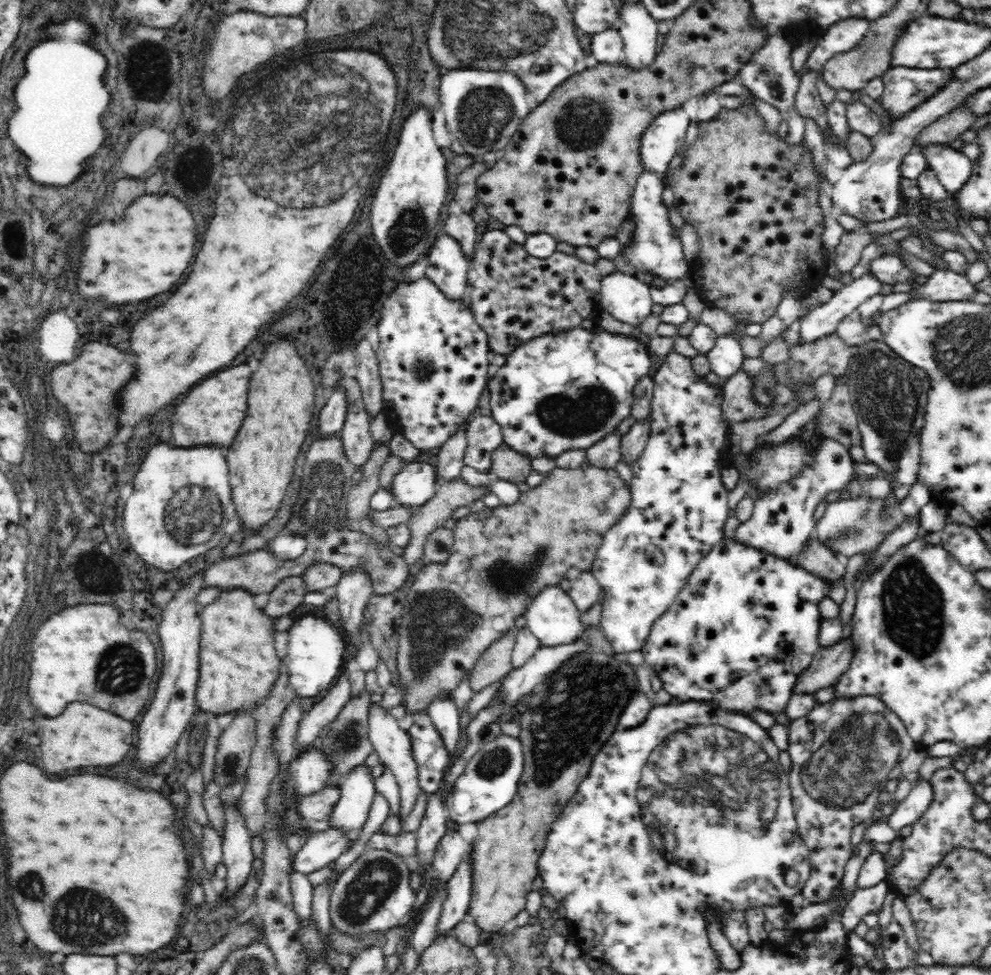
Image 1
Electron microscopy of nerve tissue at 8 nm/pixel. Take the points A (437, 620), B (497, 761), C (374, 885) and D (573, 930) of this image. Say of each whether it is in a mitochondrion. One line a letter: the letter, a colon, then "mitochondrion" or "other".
A: mitochondrion
B: mitochondrion
C: mitochondrion
D: other

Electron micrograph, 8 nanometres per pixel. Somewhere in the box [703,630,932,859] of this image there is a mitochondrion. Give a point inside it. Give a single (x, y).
(846, 764)

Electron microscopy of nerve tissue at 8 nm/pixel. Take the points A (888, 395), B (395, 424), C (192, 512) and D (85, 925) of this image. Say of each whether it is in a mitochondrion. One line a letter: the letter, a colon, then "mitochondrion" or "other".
A: mitochondrion
B: other
C: mitochondrion
D: mitochondrion

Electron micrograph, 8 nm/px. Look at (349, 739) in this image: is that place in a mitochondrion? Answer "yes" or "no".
yes

